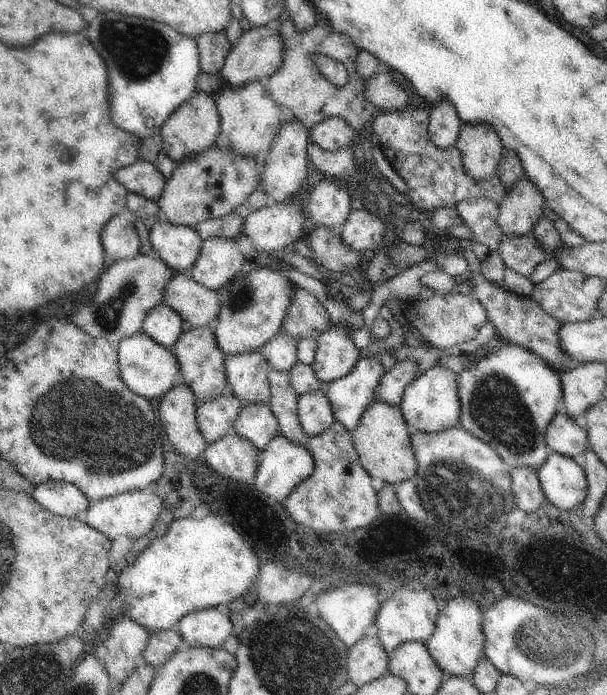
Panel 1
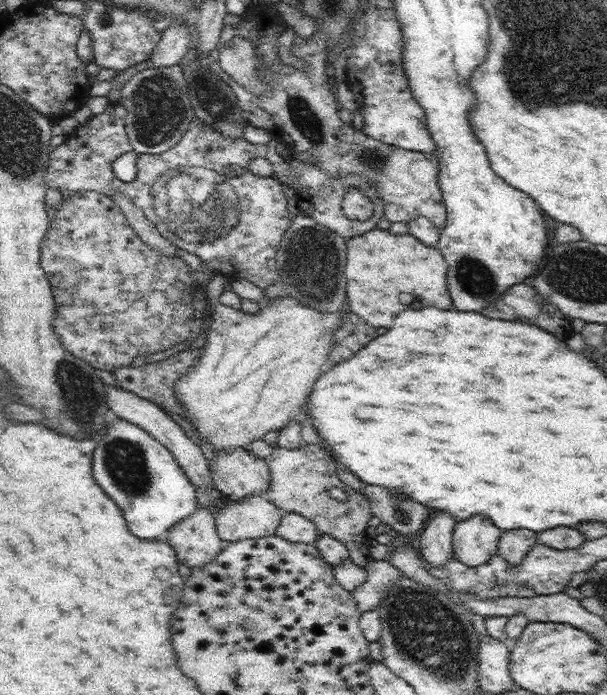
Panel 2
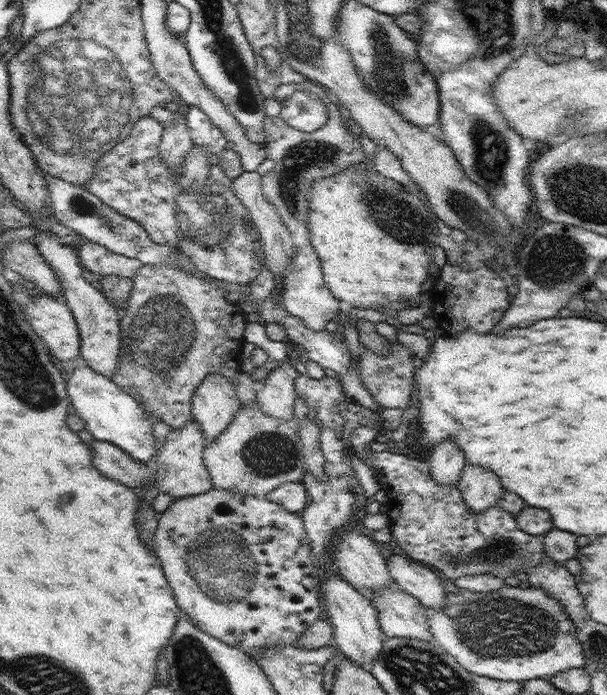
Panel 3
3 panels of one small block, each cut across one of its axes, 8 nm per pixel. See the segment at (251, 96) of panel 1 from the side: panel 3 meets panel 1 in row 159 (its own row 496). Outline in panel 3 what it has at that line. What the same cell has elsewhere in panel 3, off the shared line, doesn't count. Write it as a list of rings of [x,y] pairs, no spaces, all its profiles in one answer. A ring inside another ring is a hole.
[[[258,402],[250,406],[241,404],[230,426],[204,448],[203,461],[216,490],[232,490],[266,499],[268,493],[284,482],[301,482],[308,471],[295,425],[266,416],[258,405]]]

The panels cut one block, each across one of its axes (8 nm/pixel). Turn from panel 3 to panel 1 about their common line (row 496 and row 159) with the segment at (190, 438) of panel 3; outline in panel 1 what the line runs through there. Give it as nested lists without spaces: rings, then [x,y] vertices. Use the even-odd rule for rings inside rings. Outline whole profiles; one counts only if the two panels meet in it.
[[[203,91],[194,92],[192,98],[182,103],[180,107],[172,111],[168,120],[159,129],[163,138],[164,151],[175,163],[179,163],[188,157],[199,155],[207,151],[209,146],[216,143],[220,130],[220,117],[217,109],[215,96],[206,94]]]

